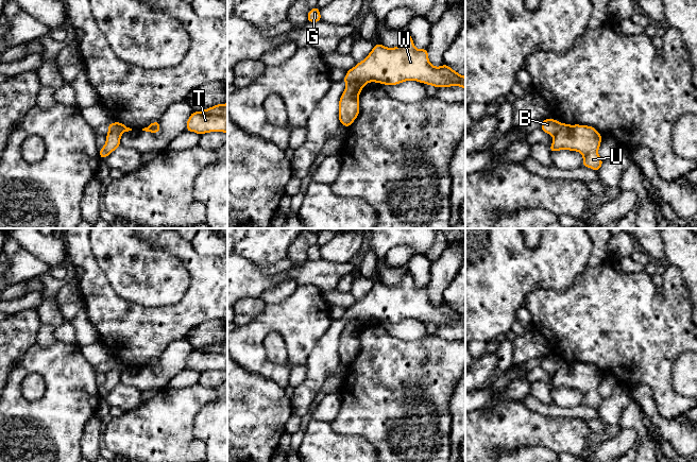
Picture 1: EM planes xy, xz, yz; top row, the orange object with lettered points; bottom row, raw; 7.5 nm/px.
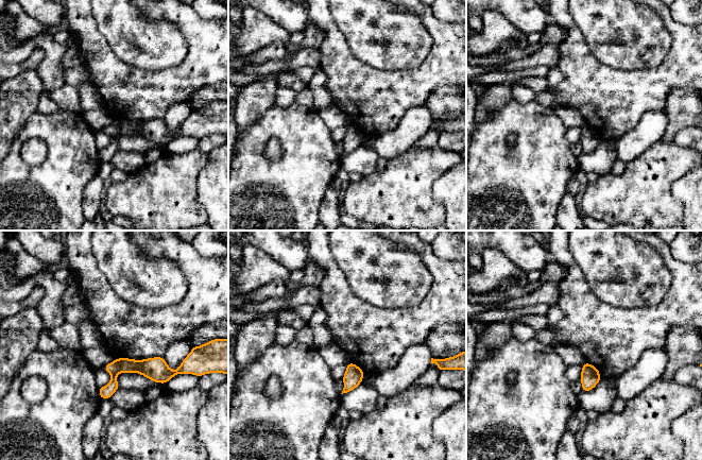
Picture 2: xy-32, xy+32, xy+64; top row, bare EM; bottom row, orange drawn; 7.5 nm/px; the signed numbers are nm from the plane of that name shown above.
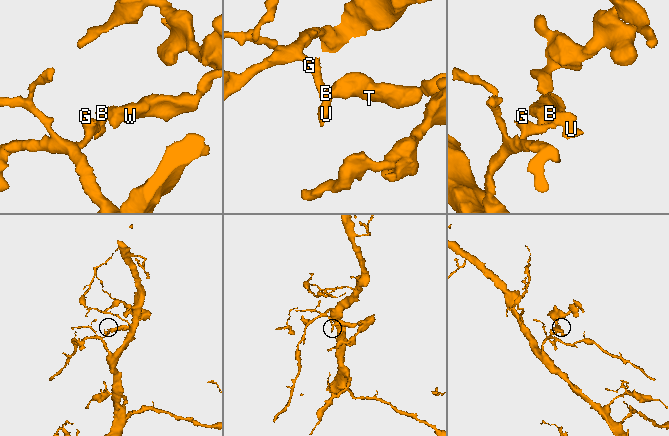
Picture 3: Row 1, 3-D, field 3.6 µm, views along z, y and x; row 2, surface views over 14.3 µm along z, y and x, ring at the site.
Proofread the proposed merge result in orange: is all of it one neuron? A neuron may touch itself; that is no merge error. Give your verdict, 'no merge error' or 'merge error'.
merge error

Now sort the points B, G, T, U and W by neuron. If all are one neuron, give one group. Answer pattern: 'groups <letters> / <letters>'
groups B T W / G U

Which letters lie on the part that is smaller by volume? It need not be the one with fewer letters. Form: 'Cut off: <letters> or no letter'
Cut off: B, T, W

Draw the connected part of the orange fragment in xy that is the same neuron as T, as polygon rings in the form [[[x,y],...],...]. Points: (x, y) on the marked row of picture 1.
[[[227,103],[216,104],[201,112],[193,110],[187,120],[186,131],[200,136],[211,132],[227,134]]]

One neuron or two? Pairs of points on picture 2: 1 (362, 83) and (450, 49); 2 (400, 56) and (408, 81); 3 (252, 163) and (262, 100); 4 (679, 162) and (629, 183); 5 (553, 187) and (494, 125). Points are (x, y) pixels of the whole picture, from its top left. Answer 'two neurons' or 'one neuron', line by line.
1: one neuron
2: two neurons
3: two neurons
4: one neuron
5: one neuron

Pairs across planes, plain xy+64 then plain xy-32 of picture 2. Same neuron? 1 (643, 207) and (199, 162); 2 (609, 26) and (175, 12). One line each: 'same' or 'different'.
1: same
2: different

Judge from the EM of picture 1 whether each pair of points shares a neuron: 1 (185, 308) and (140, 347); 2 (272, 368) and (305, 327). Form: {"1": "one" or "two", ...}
{"1": "one", "2": "one"}

